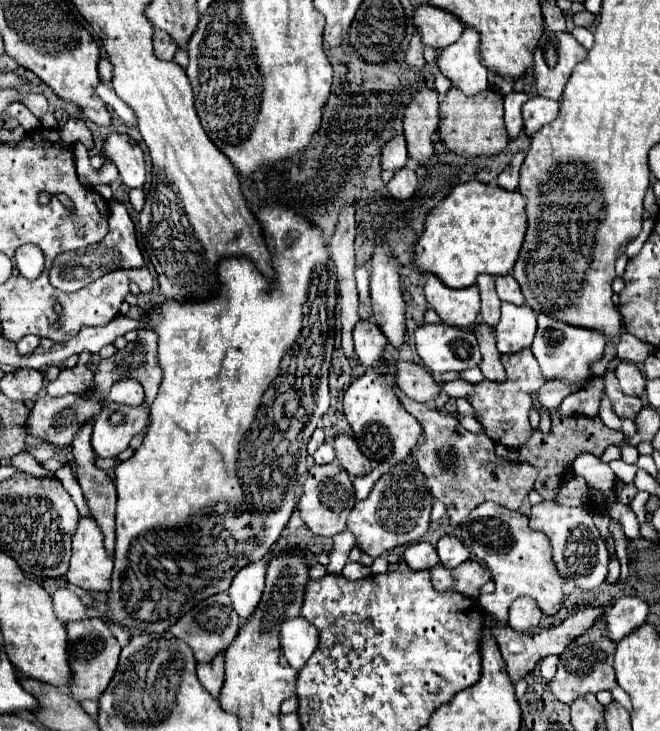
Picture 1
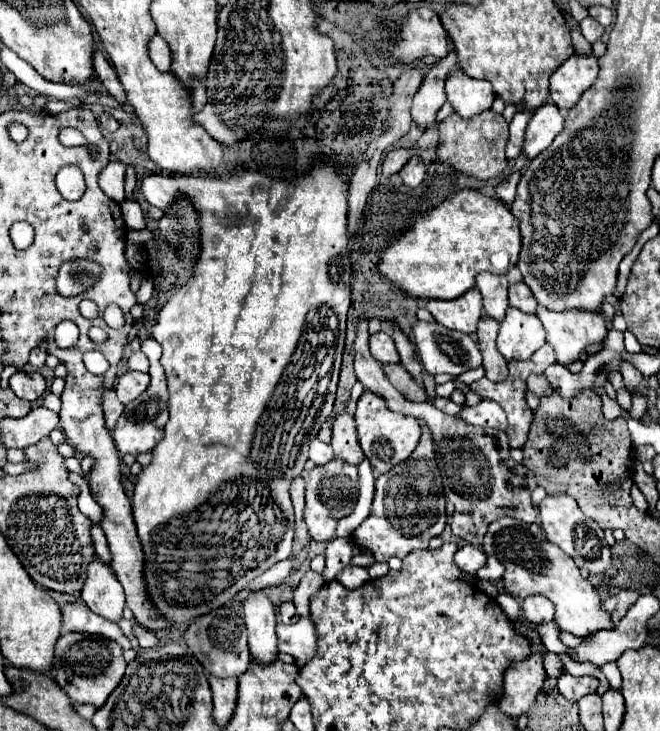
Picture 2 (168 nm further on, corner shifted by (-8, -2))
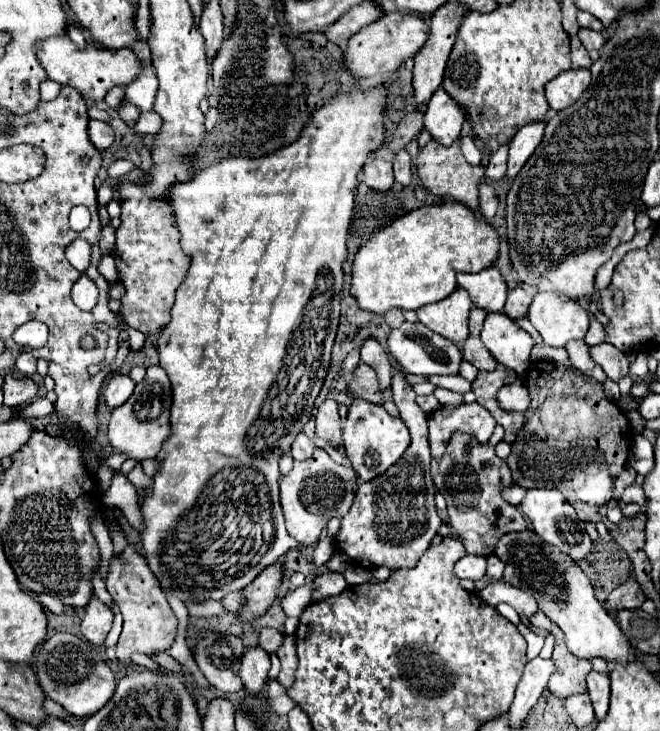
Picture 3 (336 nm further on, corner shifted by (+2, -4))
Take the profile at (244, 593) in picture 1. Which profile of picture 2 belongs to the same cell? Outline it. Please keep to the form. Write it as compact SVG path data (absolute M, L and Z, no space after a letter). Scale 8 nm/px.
M263 591L251 593L243 603L243 617L249 631L249 651L253 661L269 665L277 659L277 633L275 633L275 609Z

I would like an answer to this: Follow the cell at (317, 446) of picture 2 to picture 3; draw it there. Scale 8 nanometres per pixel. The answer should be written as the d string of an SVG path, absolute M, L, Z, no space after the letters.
M299 433L299 437L295 439L295 443L291 447L293 459L295 461L305 461L305 459L309 459L309 455L313 455L313 451L315 451L313 441L305 433Z

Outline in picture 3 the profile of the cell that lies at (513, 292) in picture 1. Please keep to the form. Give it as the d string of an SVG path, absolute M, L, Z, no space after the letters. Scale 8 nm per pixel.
M515 287L515 289L511 289L509 291L509 295L507 295L507 303L505 303L505 307L503 307L503 313L507 315L507 317L511 317L511 319L521 319L521 317L525 317L527 315L527 309L529 309L529 305L531 305L531 295L523 289L523 287Z

